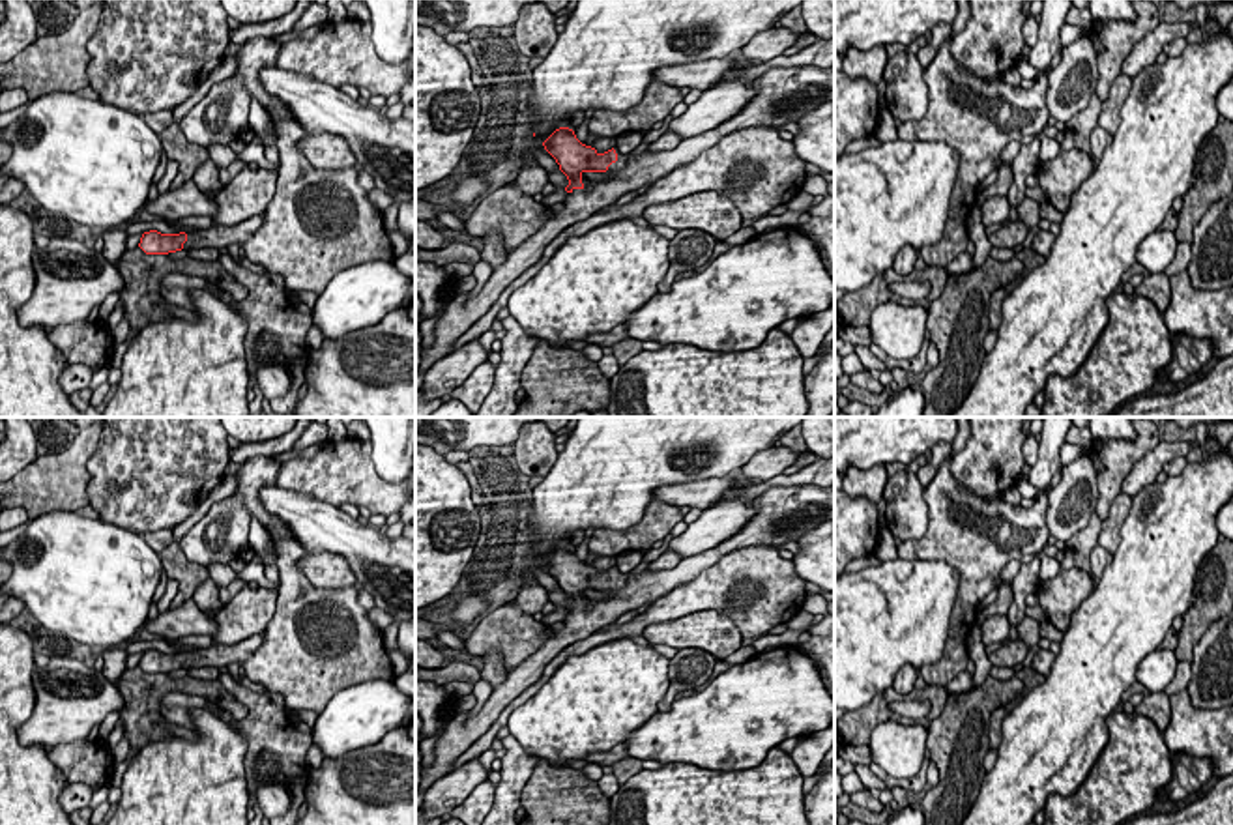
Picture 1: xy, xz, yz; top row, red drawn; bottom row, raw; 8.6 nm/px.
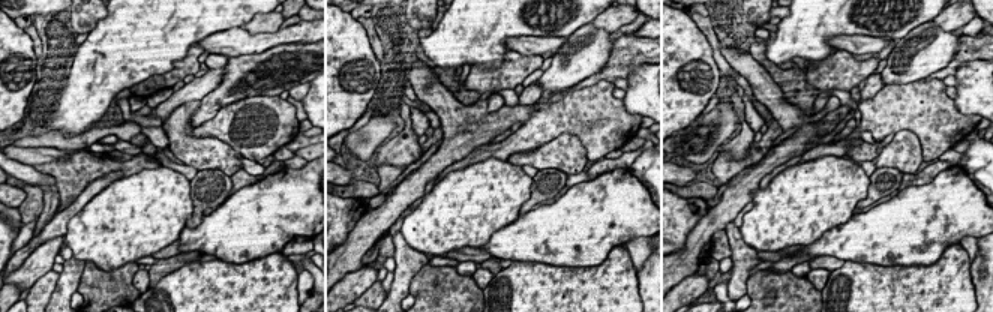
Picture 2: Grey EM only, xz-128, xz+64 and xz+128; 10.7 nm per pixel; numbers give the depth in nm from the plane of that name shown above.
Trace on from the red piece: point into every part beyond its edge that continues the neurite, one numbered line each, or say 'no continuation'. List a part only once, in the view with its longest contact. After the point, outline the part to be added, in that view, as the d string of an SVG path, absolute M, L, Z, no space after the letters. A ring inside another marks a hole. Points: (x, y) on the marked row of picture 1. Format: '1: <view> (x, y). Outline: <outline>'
1: xz (784, 94). Outline: M816 65L775 67L758 77L752 86L756 95L715 129L683 138L674 150L644 150L640 155L617 155L617 161L608 166L604 181L595 181L591 191L573 189L567 193L561 202L563 210L554 213L522 245L507 253L505 262L492 269L475 297L462 292L451 299L436 322L434 342L421 350L419 372L427 372L438 359L449 355L457 339L488 312L515 279L539 262L546 245L567 226L616 204L625 193L644 191L674 168L694 161L730 133L758 125L780 131L786 122L799 122L821 103L834 101L834 65L829 69Z

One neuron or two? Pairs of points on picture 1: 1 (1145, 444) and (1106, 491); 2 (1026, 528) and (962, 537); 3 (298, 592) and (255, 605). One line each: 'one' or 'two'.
1: one
2: one
3: two

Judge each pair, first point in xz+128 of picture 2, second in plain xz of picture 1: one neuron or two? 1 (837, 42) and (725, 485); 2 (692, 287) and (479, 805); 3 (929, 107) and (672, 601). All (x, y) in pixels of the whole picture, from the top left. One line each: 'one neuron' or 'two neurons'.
1: one neuron
2: two neurons
3: one neuron

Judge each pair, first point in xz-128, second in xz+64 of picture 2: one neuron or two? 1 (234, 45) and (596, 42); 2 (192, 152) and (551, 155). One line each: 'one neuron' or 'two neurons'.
1: two neurons
2: one neuron

